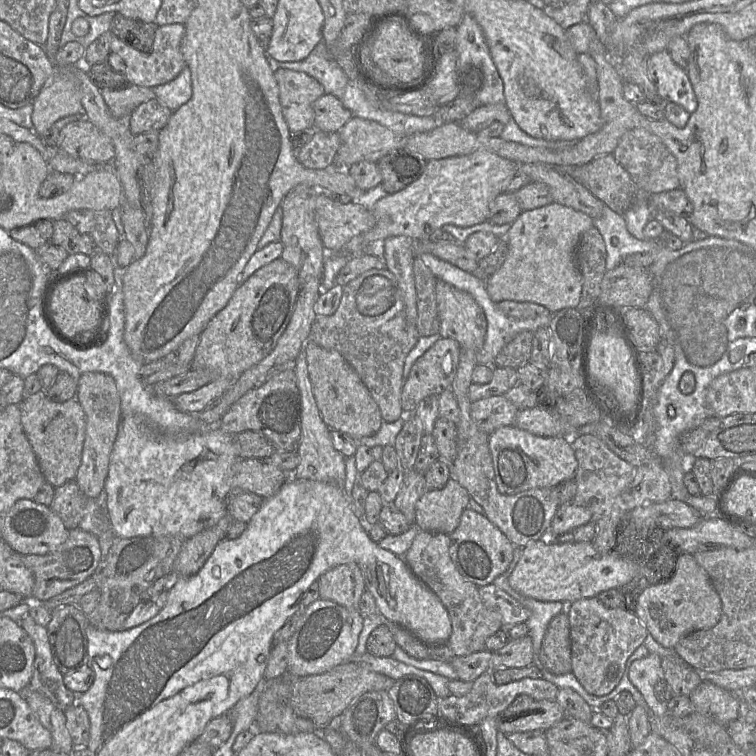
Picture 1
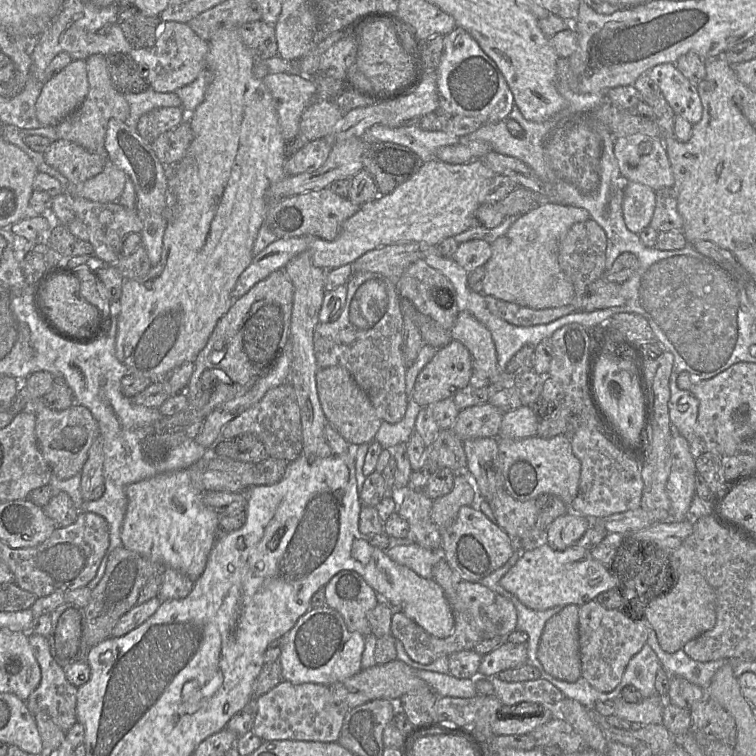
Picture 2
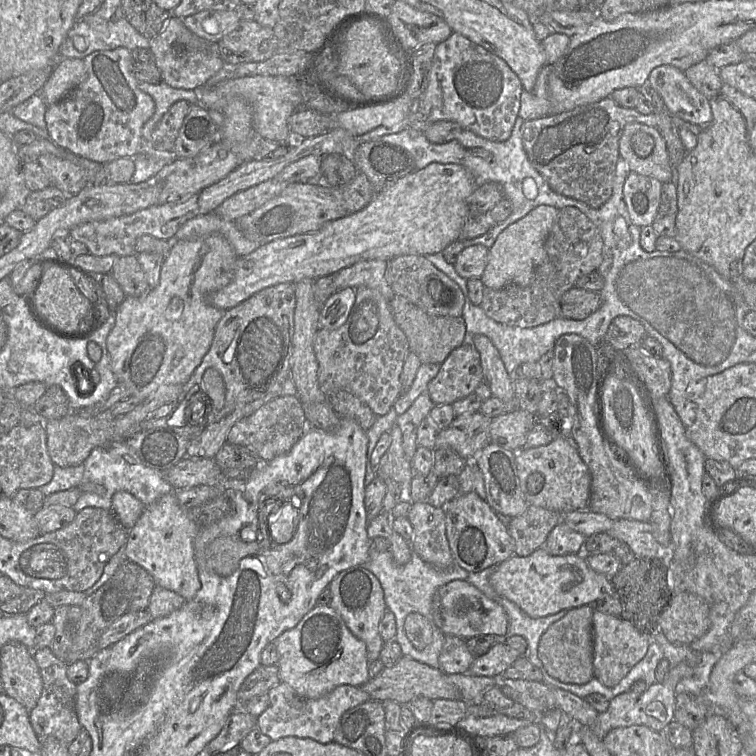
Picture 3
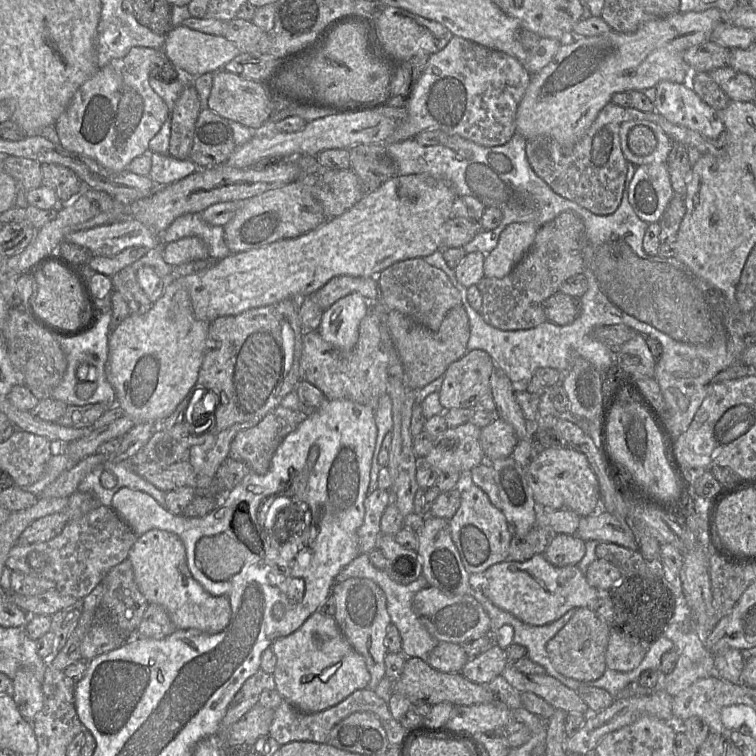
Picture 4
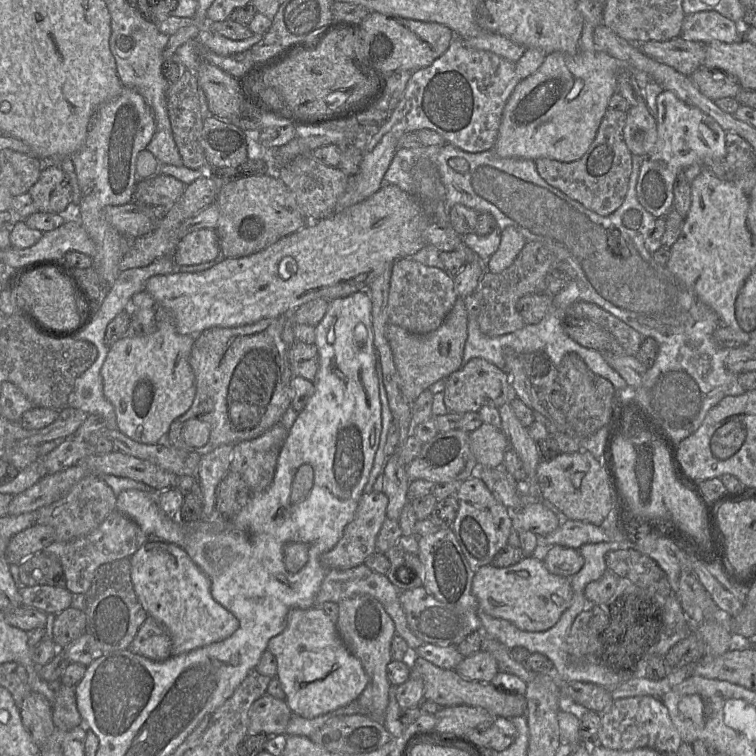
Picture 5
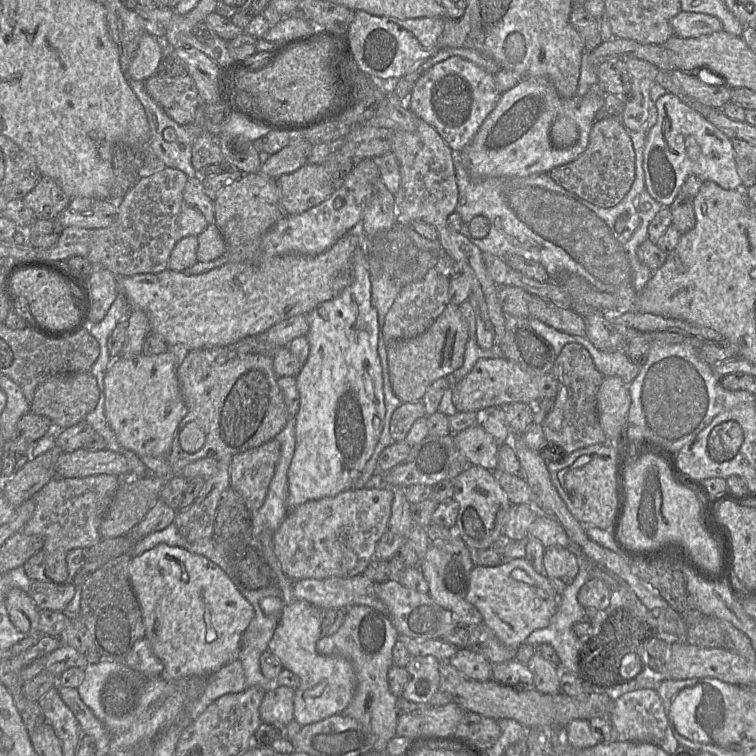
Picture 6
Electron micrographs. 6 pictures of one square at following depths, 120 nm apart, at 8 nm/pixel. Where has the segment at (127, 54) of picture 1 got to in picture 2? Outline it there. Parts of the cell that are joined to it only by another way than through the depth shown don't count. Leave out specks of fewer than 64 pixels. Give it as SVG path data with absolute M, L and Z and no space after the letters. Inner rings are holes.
M165 22L152 48L133 48L129 56L141 67L141 75L150 88L157 92L176 92L177 89L192 83L206 68L208 42L202 40L187 23Z

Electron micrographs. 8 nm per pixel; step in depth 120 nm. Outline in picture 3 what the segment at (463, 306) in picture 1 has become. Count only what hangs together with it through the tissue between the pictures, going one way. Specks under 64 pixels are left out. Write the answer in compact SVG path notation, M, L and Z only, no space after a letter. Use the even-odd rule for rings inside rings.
M474 335L471 344L480 354L484 381L488 384L492 397L504 402L514 402L513 380L491 340L484 335Z

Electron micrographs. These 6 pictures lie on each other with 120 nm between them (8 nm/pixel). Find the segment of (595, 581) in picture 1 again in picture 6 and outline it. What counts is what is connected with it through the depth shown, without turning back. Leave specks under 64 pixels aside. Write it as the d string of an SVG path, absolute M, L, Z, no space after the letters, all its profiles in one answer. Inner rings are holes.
M526 558L505 560L495 567L475 566L470 574L470 583L465 599L474 605L497 638L510 649L517 649L537 629L547 627L558 607L558 591L545 576L538 573Z

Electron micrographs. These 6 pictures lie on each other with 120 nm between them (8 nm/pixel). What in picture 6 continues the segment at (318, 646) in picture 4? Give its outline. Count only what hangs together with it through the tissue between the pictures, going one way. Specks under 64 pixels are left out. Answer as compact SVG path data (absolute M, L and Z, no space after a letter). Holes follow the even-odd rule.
M273 533L260 536L261 554L274 573L275 585L281 591L284 608L280 615L268 651L275 655L284 669L300 678L294 695L294 719L303 727L332 715L341 714L351 702L356 688L356 675L352 664L340 656L324 656L316 651L321 638L322 610L305 600L295 598L293 581L281 569L274 552Z

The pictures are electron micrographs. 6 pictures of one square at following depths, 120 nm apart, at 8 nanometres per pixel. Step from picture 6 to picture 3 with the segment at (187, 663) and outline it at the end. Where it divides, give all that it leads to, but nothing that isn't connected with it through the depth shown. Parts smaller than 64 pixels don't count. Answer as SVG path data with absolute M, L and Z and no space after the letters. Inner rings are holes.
M176 491L147 505L136 524L128 531L125 556L145 569L157 586L174 591L186 601L201 588L194 556L194 541L200 526L180 506Z

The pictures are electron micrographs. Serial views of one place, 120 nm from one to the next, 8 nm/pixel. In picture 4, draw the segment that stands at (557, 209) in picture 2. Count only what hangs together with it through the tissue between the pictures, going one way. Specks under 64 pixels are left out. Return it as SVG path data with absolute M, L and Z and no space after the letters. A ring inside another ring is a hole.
M511 223L500 234L497 246L486 256L484 276L503 278L530 249L539 227L534 224Z

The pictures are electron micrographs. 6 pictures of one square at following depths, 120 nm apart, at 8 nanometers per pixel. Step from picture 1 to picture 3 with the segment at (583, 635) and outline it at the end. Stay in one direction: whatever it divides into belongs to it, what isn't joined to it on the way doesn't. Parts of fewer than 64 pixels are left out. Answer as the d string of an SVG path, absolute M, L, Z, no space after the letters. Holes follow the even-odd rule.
M594 610L592 623L594 677L605 686L614 687L645 657L650 645L649 634L640 633L631 623L618 616L597 610Z

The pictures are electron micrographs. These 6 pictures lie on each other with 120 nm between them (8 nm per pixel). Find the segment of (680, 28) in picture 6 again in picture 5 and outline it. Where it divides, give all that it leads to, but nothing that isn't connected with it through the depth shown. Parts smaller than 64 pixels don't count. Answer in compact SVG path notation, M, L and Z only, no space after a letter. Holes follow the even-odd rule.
M701 11L684 17L680 37L704 44L713 41L734 43L744 39L742 30L740 24L716 11Z

